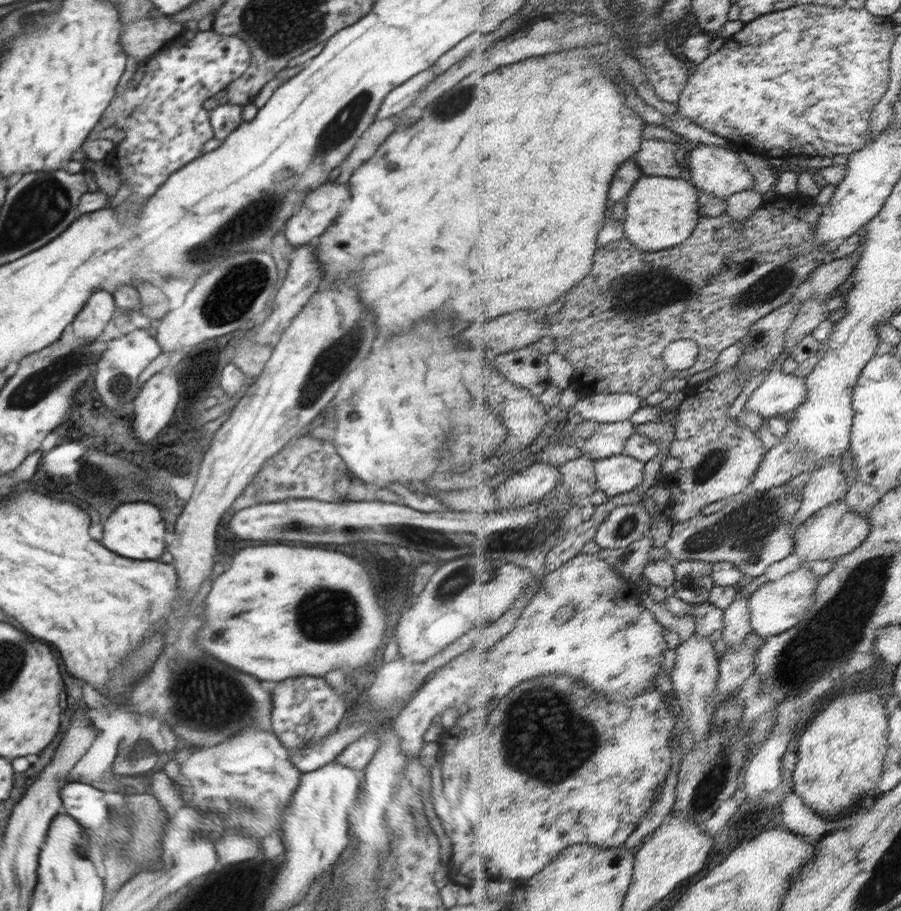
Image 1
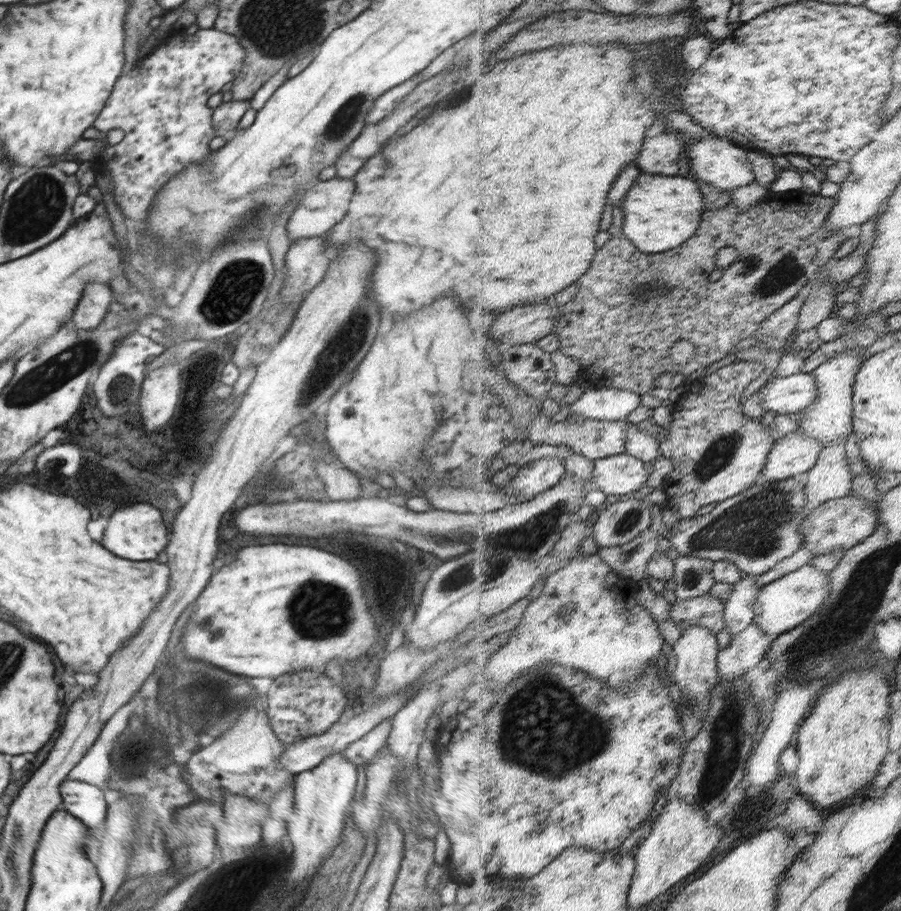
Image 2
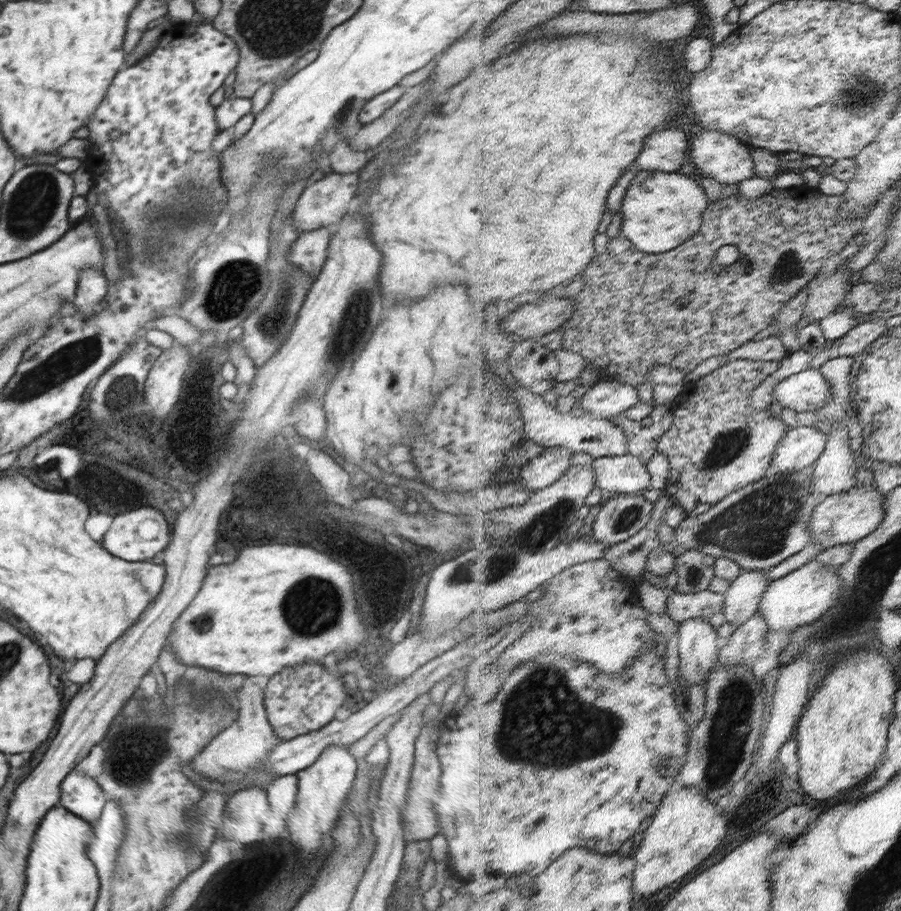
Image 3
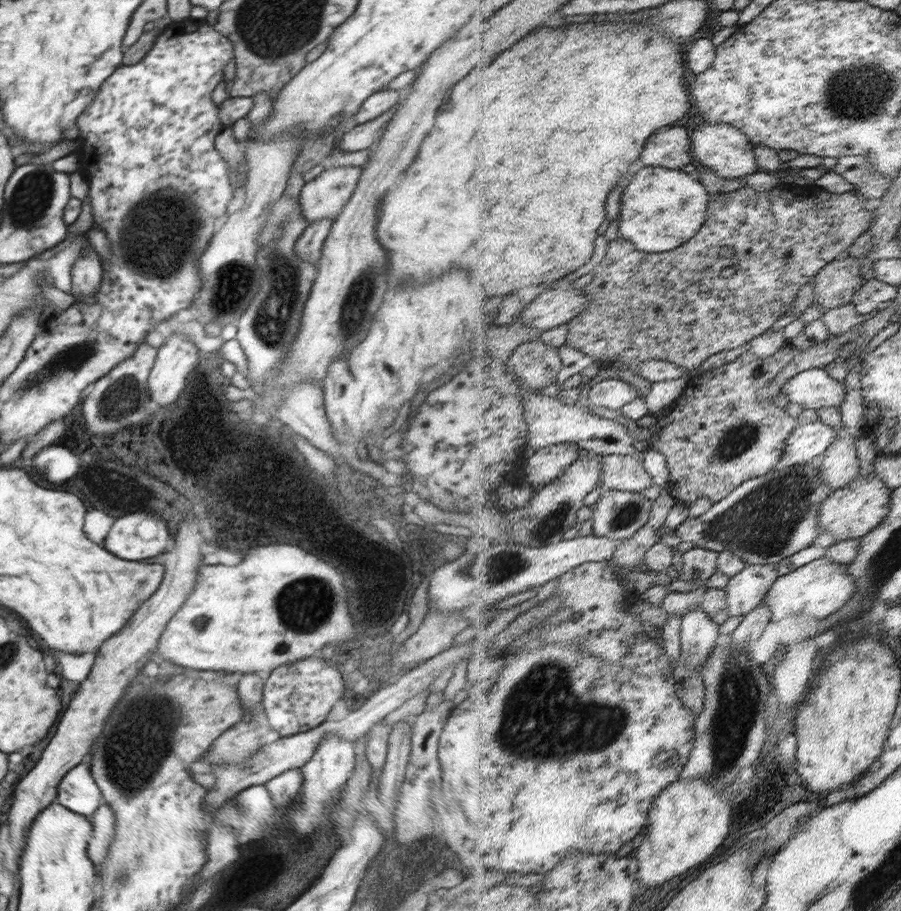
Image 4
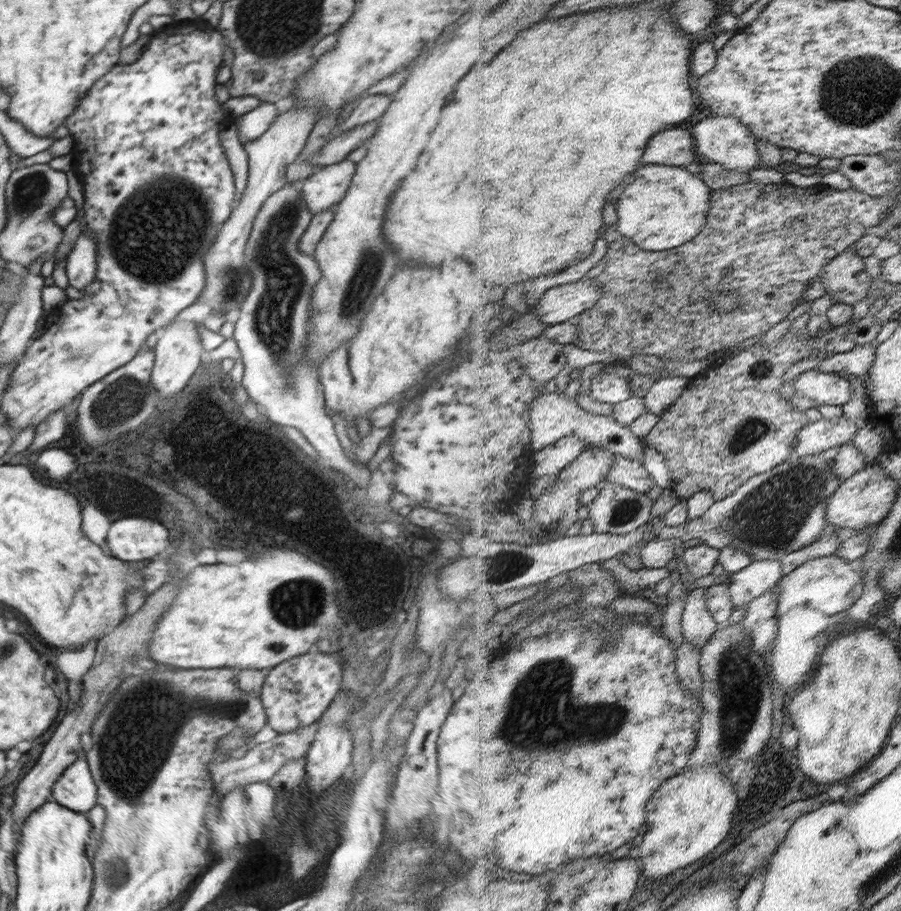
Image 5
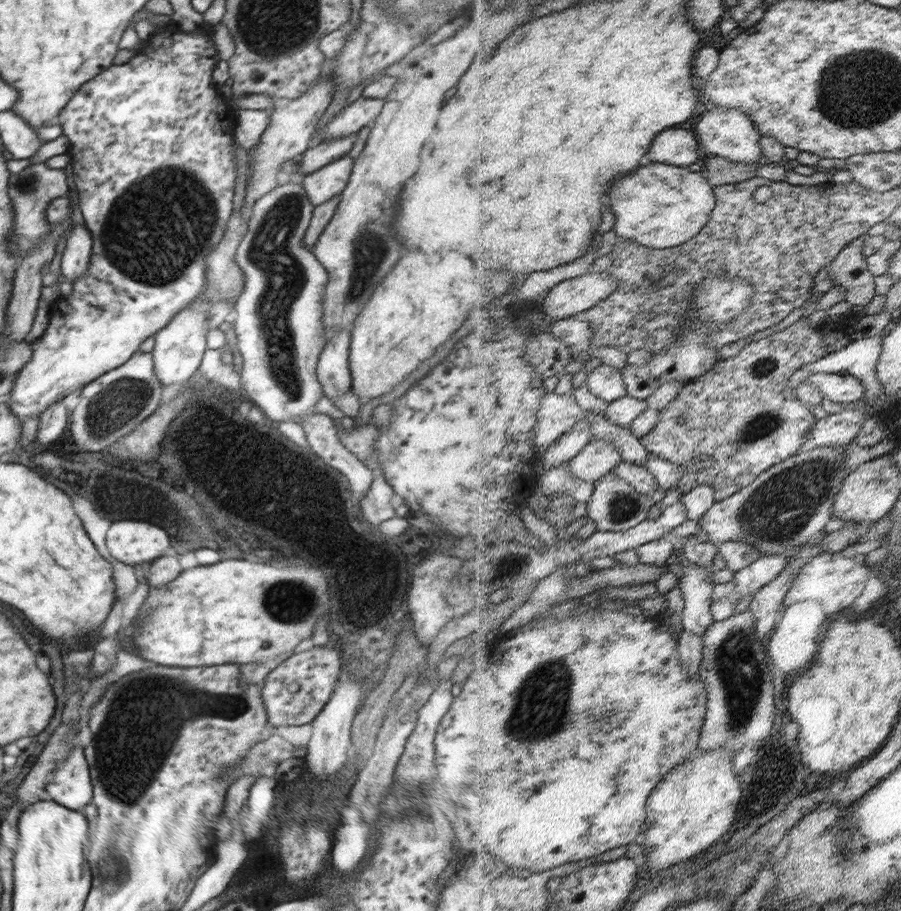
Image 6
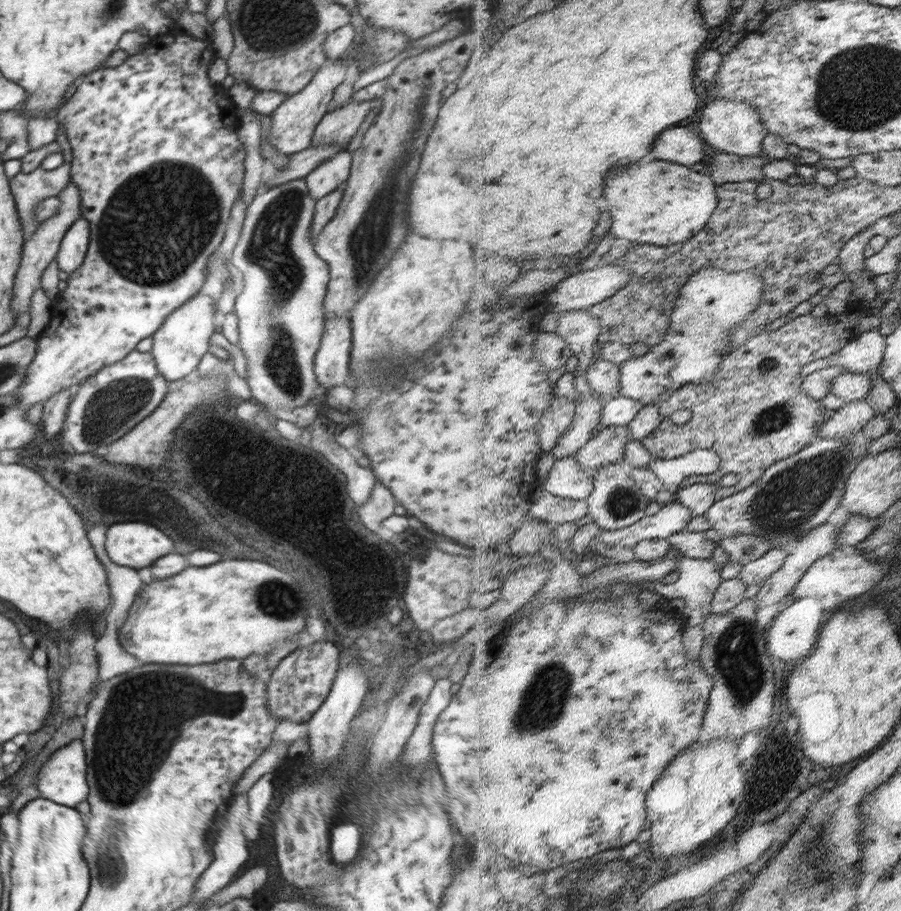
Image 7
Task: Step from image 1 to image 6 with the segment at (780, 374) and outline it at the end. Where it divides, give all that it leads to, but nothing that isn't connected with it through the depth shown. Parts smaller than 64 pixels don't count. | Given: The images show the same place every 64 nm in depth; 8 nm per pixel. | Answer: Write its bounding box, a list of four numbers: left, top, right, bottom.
[804,373,867,403]

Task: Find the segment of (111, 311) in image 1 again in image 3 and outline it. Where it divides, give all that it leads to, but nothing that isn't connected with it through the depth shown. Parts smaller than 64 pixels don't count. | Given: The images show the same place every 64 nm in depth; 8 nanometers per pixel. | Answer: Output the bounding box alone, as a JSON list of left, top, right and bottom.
[74,267,108,317]

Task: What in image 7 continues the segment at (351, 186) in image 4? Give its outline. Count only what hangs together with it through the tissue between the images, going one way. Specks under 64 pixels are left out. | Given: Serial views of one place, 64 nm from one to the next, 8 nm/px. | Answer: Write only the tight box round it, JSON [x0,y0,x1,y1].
[304,150,353,199]

